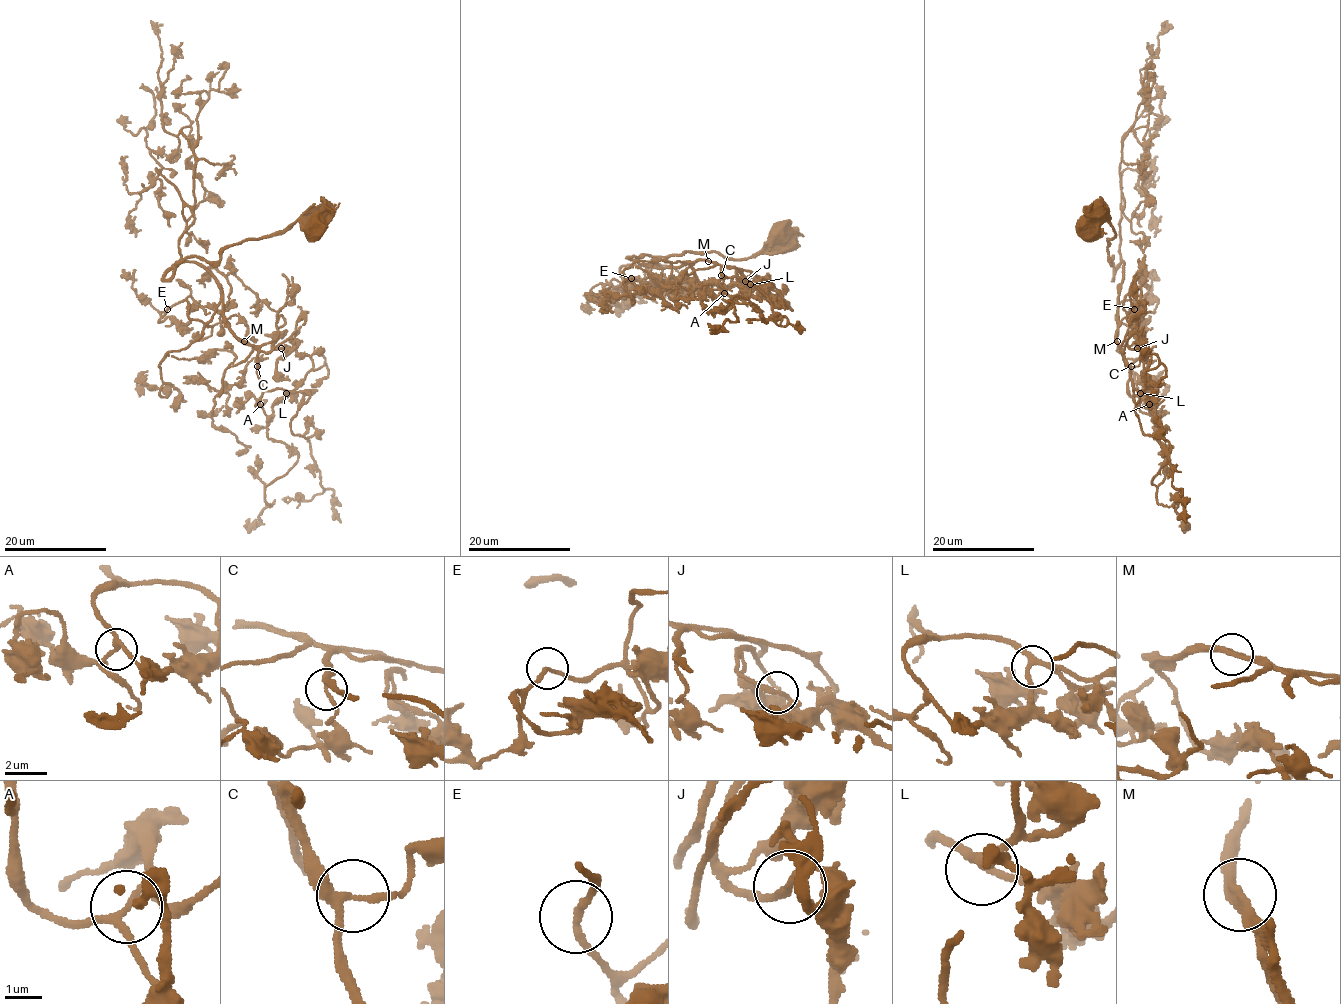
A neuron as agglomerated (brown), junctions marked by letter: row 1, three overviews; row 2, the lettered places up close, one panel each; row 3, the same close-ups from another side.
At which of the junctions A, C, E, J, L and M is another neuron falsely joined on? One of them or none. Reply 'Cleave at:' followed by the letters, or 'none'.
Cleave at: none

